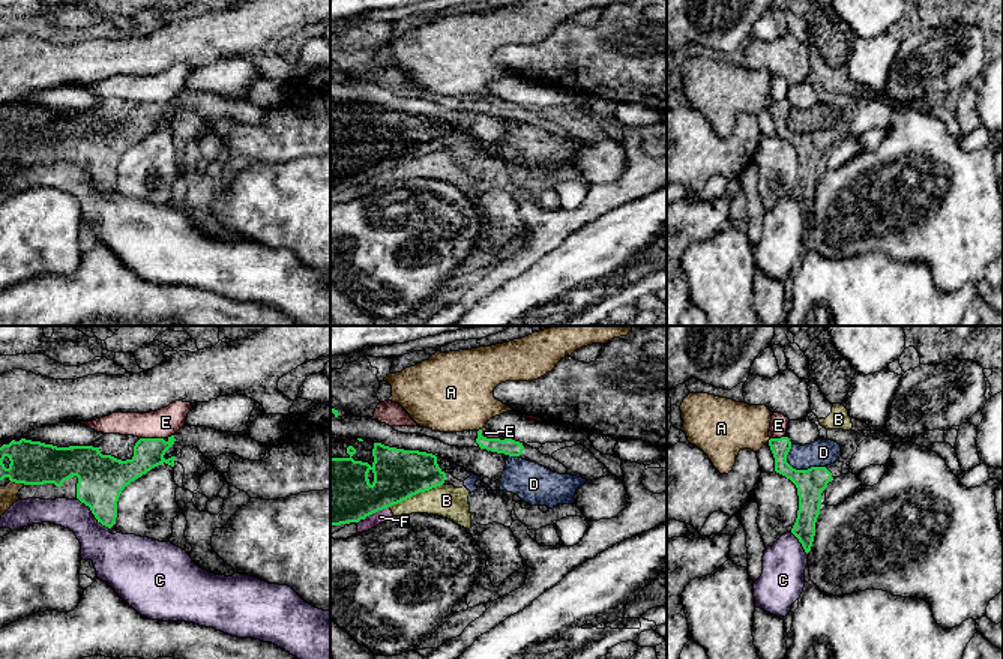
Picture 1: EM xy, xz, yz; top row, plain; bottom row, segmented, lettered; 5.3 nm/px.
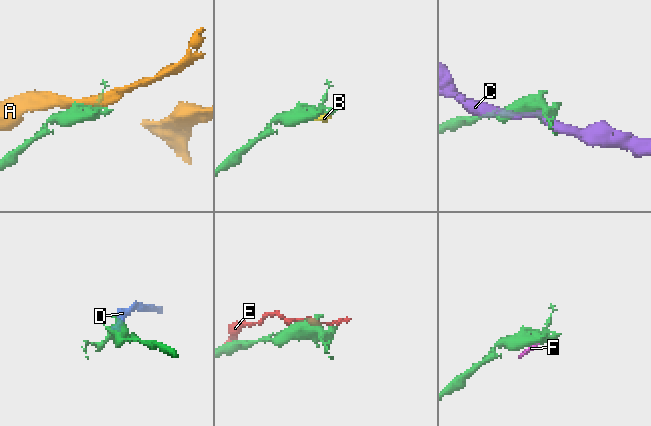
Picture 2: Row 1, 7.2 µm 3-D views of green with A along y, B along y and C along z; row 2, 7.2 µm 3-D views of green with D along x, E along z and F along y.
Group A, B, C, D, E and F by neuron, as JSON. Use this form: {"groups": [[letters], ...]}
{"groups": [["A"], ["B", "F"], ["C"], ["D"], ["E"]]}

